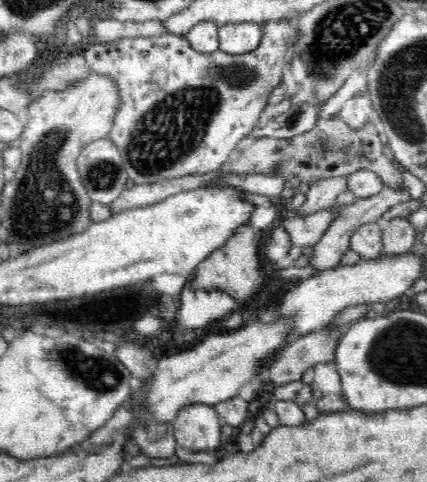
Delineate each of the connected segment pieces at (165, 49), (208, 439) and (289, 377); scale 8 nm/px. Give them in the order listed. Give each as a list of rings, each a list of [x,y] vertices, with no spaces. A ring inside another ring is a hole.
[[[291,19],[263,23],[264,34],[256,50],[248,54],[197,52],[186,36],[134,36],[91,46],[82,51],[88,67],[115,82],[120,97],[108,138],[119,148],[123,168],[136,185],[154,185],[159,181],[184,176],[202,176],[216,172],[234,154],[242,139],[263,119],[272,88],[284,79],[286,67],[294,56],[291,47],[299,38]]]
[[[186,405],[180,408],[170,423],[173,426],[176,444],[190,452],[213,452],[220,446],[222,424],[212,405]]]
[[[338,325],[335,329],[319,329],[296,338],[277,354],[276,362],[263,378],[270,379],[275,387],[294,380],[302,381],[308,368],[334,360],[336,346],[342,337],[340,330],[342,327]]]

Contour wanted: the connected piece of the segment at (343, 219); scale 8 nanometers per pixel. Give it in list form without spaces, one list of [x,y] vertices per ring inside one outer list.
[[[383,186],[382,190],[374,196],[356,199],[354,203],[350,202],[349,205],[343,205],[340,214],[330,223],[330,226],[322,235],[322,238],[312,247],[314,251],[313,254],[310,254],[312,257],[309,258],[311,266],[319,271],[337,267],[345,252],[350,250],[350,236],[352,236],[352,232],[354,232],[356,228],[360,228],[363,224],[381,222],[382,214],[384,214],[386,210],[410,199],[410,193],[408,193],[408,189],[405,186],[402,186],[400,190]]]

